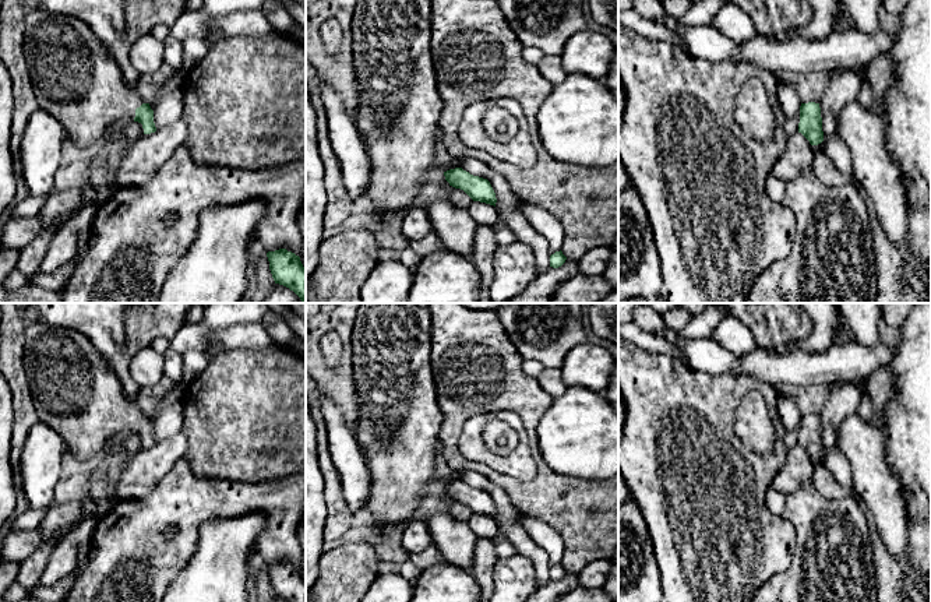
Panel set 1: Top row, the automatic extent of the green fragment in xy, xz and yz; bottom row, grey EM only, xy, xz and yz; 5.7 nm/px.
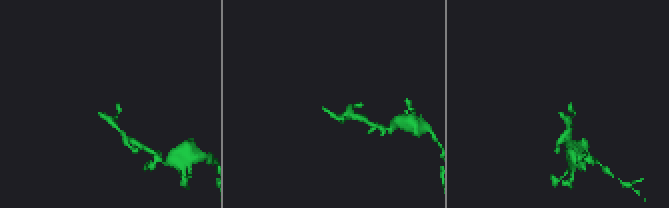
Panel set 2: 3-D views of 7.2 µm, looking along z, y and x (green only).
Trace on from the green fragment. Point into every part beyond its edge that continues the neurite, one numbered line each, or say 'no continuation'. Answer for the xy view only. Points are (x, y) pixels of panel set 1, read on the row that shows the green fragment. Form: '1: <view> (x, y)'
1: xy (76, 80)

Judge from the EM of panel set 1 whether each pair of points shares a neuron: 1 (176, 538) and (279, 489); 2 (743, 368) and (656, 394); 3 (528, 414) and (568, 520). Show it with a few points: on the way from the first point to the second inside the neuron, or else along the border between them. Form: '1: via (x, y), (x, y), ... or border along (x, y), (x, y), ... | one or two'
1: via (201, 513), (215, 499), (254, 497) | one
2: border along (691, 368), (709, 373), (746, 373), (755, 380) | two
3: via (532, 440), (546, 475), (547, 489), (552, 493) | one

